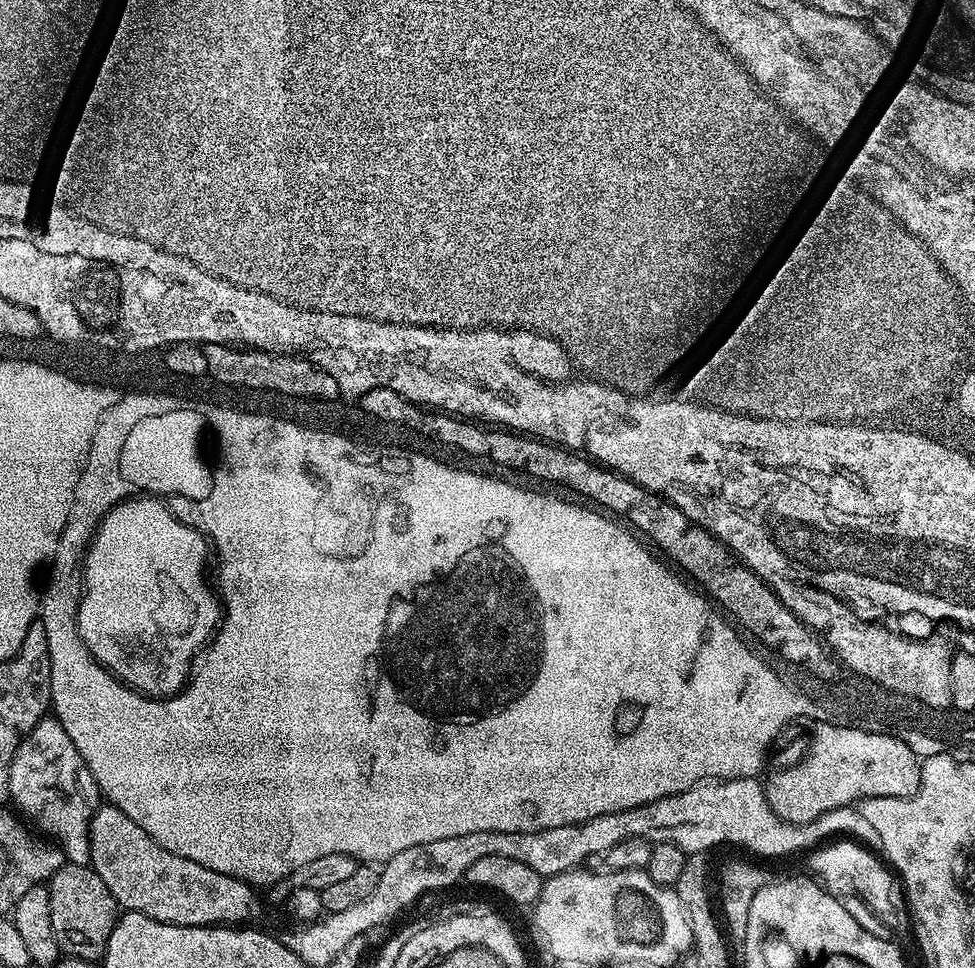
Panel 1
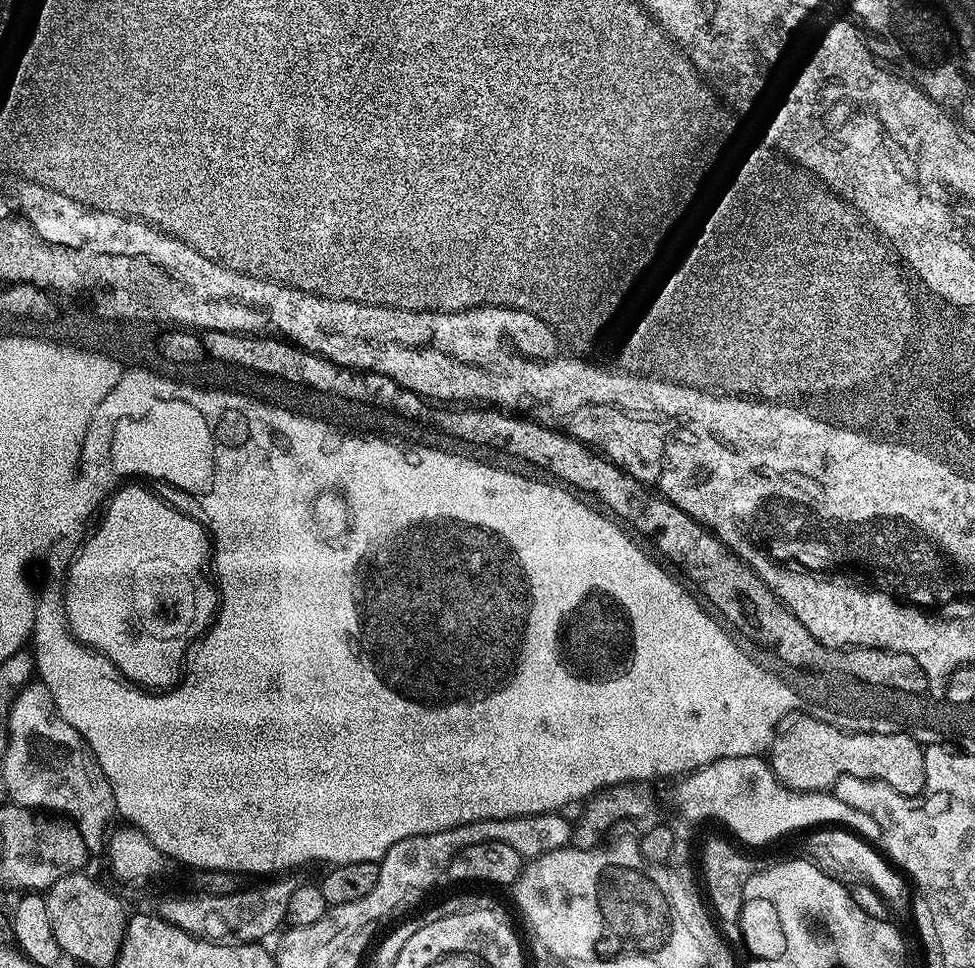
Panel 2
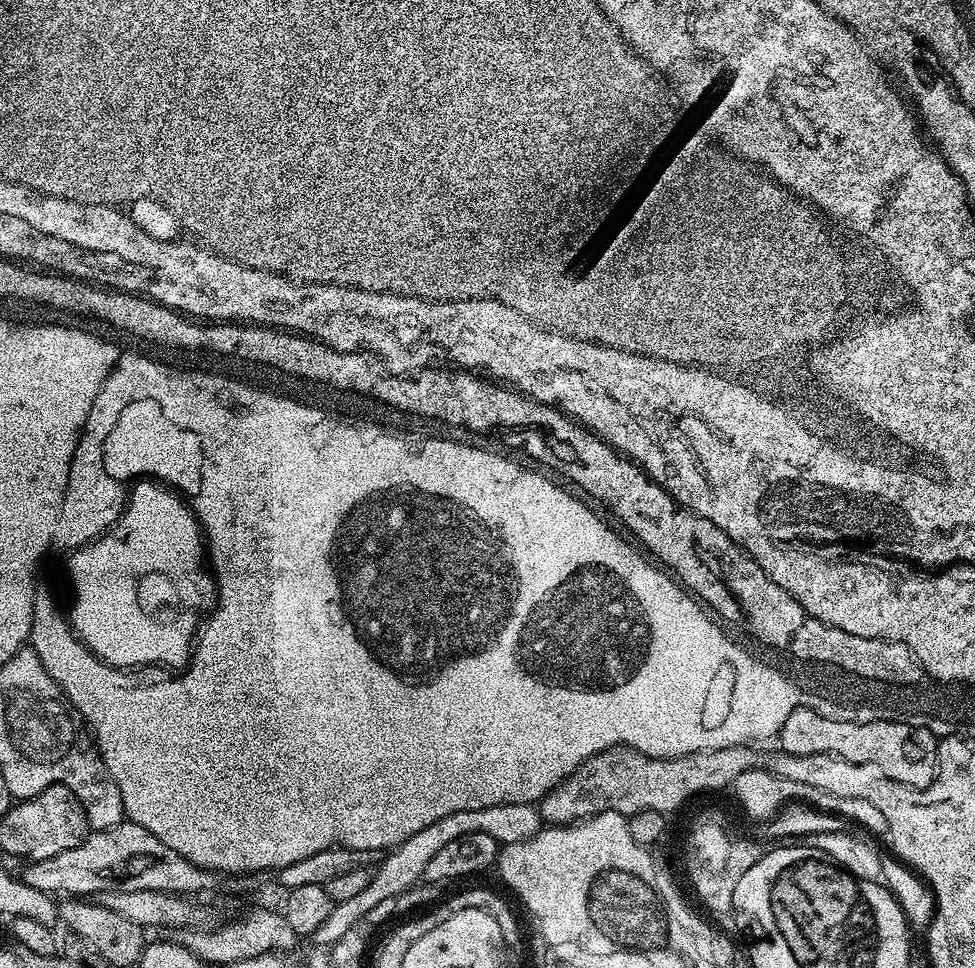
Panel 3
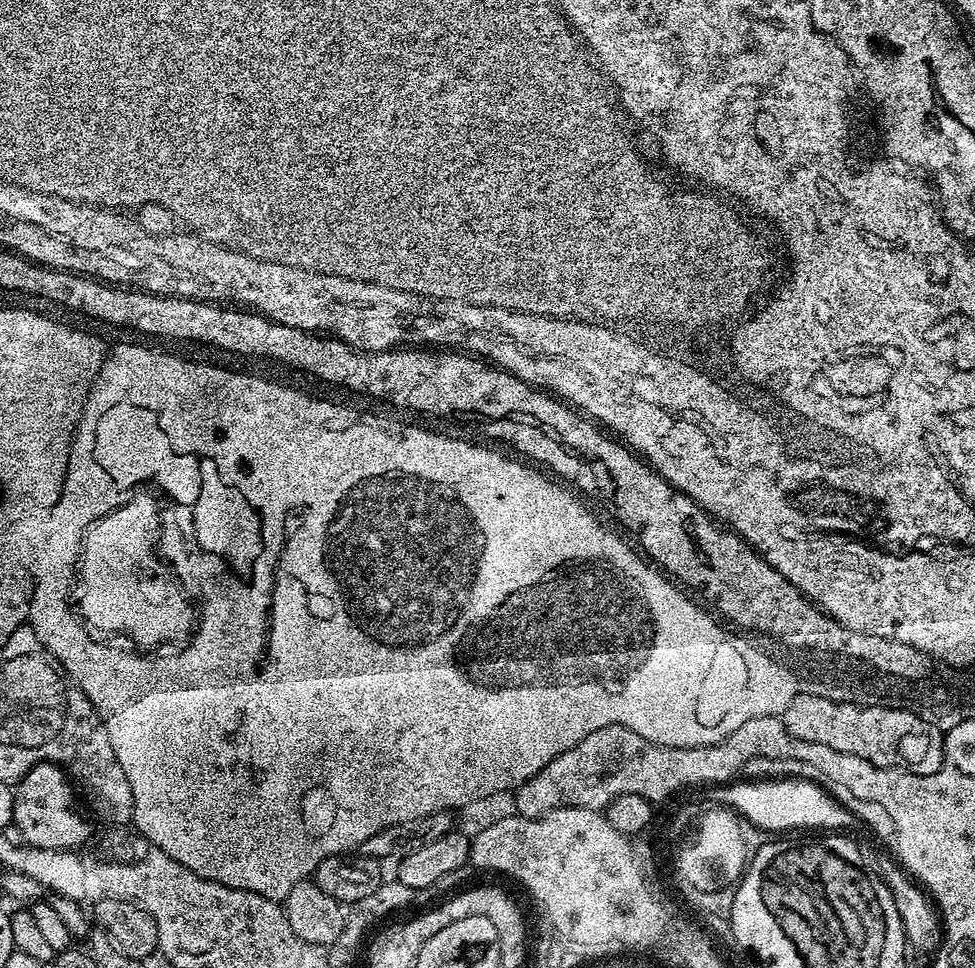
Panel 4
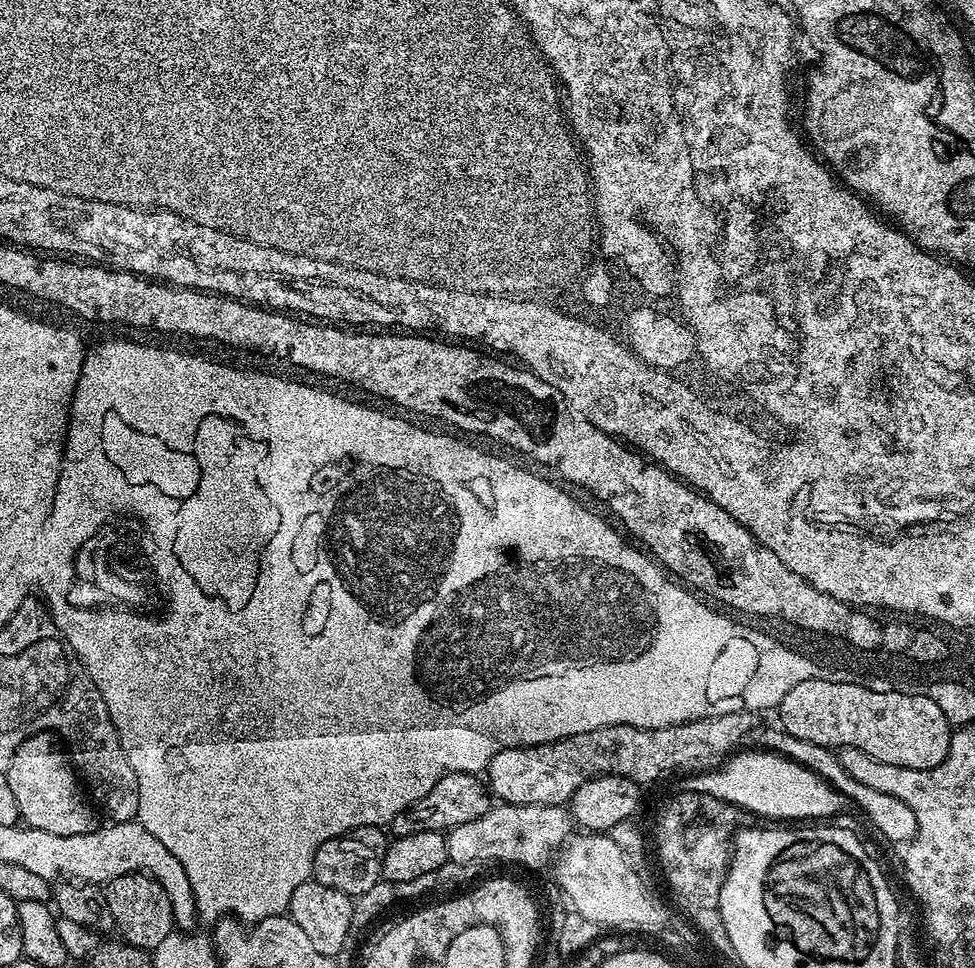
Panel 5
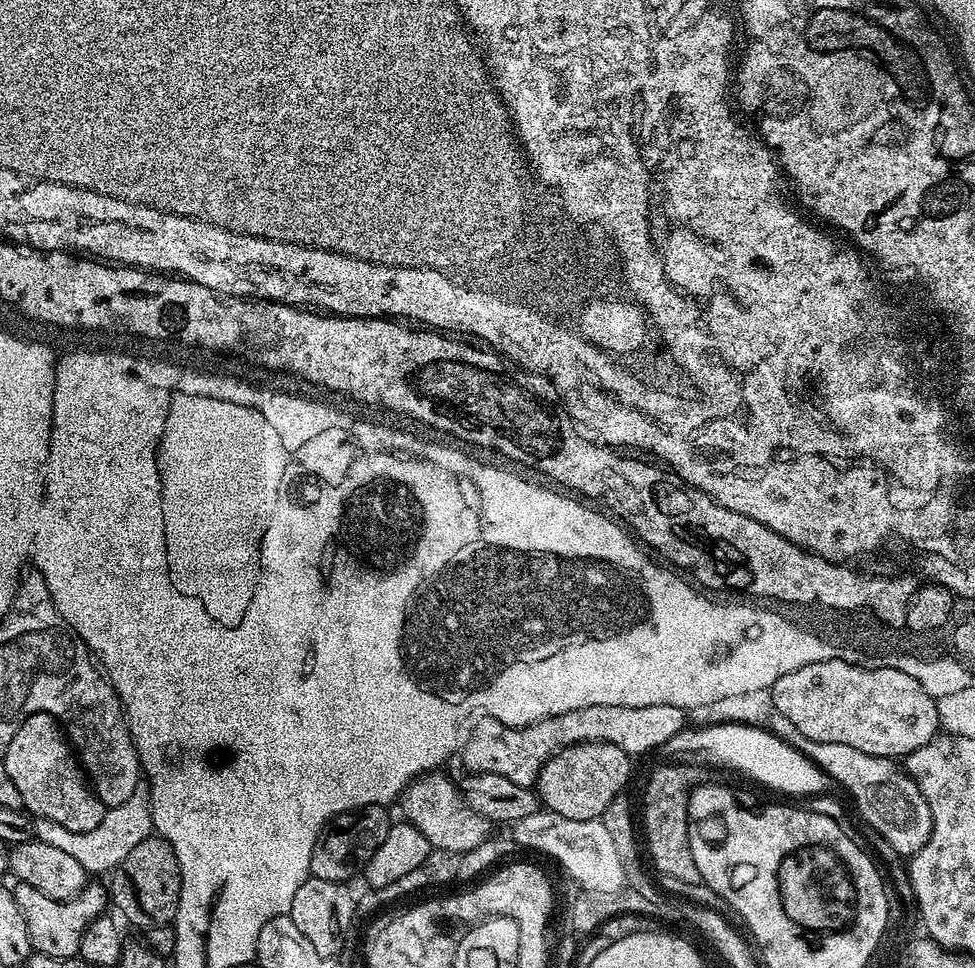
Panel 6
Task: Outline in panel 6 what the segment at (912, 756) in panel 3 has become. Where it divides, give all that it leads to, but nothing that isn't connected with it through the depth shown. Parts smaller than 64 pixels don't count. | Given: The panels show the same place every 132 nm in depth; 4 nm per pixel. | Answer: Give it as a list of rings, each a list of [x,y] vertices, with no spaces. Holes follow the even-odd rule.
[[[823,660],[822,662],[810,662],[798,670],[790,670],[790,674],[782,674],[778,682],[771,686],[772,701],[778,710],[778,714],[786,714],[806,738],[814,738],[814,742],[838,742],[842,746],[854,746],[854,750],[862,750],[862,754],[874,754],[875,756],[886,756],[889,758],[903,758],[910,755],[914,750],[926,746],[941,731],[938,710],[936,709],[937,698],[931,696],[927,690],[918,683],[910,674],[904,672],[903,667],[895,666],[890,668],[862,668],[858,664],[851,664],[845,660]]]

